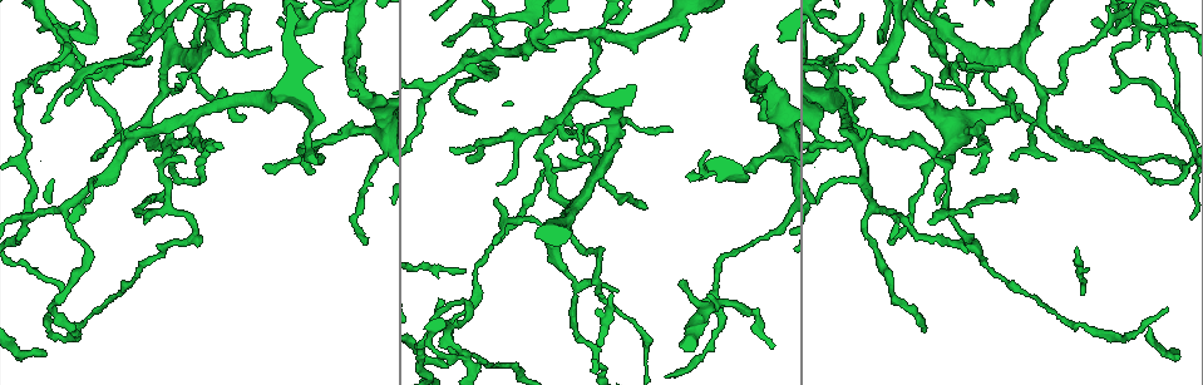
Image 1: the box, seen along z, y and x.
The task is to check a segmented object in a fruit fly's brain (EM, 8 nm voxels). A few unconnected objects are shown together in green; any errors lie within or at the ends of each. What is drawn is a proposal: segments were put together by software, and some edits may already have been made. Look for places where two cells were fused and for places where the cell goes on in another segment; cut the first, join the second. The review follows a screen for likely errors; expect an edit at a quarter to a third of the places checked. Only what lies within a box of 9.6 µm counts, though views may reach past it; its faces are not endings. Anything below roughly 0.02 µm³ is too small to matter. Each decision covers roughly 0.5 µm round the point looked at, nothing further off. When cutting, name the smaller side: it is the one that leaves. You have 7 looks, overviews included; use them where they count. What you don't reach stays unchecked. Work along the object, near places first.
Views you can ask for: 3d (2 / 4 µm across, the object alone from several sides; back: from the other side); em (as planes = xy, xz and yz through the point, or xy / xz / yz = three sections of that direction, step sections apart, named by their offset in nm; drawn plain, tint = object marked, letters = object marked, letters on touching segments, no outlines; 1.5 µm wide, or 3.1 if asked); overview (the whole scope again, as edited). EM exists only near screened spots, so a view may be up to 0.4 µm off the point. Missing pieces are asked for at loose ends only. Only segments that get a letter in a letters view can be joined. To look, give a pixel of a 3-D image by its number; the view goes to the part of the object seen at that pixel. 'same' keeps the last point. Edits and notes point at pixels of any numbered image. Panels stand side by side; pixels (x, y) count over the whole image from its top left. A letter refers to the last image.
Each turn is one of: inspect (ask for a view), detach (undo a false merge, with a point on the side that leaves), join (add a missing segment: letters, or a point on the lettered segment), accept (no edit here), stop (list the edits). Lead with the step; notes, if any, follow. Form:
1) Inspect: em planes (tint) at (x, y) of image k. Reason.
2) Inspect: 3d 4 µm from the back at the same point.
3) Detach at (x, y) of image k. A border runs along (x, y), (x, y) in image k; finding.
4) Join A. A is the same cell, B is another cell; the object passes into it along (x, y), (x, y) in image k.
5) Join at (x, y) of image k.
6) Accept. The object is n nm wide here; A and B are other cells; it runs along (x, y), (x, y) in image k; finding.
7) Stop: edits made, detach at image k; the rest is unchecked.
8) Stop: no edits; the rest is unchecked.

Inspect: 3d 4 µm from the back at (245, 44) of image 1. Tapers out.

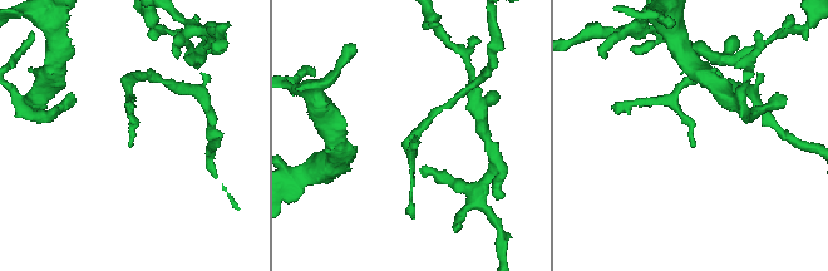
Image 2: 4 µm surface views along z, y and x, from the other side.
Inspect: em planes (letters) at (412, 135) of image 2. Now the EM.

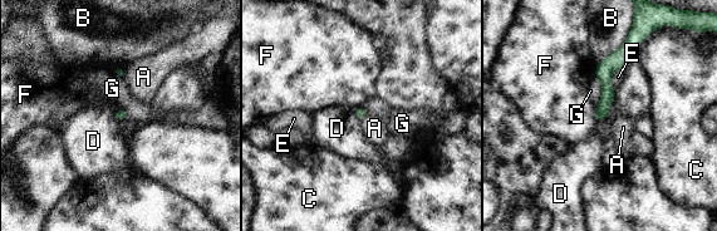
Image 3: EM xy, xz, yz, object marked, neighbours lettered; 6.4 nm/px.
Accept. A, B, C, D, E, F and G are other cells; no lettered segment goes on from it.

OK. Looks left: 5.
Inspect: em planes (plain) at (857, 57) of image 1. Branch stops here.

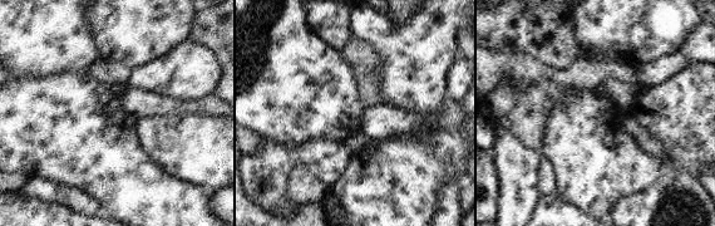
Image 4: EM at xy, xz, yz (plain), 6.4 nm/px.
Inspect: em planes (letters) at the same point.

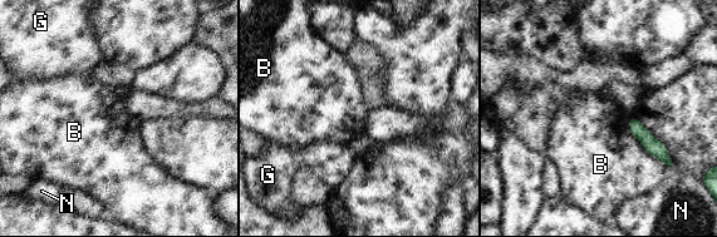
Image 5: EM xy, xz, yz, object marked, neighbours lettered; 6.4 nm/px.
Accept. B, G and N are other cells; it runs along (633, 119), (636, 128), (666, 159) in image 5; none of them fits.

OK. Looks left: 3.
Inspect: em yz step 8 (letters) at (929, 219) of image 1. An open end.

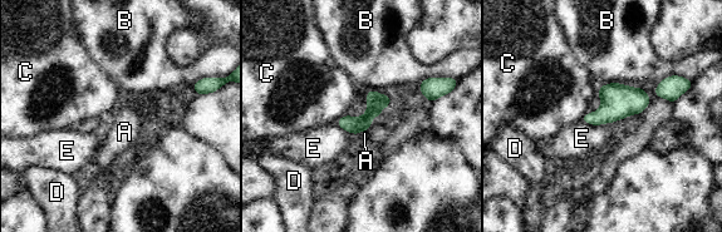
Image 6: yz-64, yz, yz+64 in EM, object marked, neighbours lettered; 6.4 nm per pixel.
Inspect: em planes (letters) at the same point. Cut it another way.

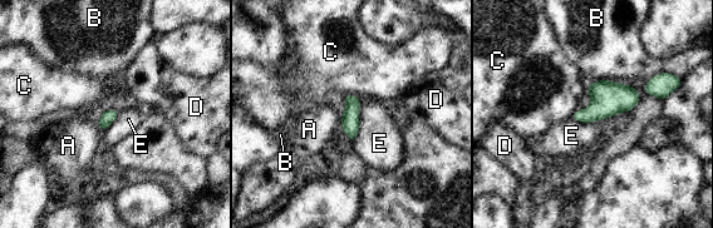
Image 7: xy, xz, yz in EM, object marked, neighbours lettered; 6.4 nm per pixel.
Accept. The object is 90 nm wide here; A, B, C, D and E are other cells; a border runs along (344, 95), (357, 95), (360, 98) in image 7; none of them fits.

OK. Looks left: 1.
Stop: no edits; the rest is unchecked.

